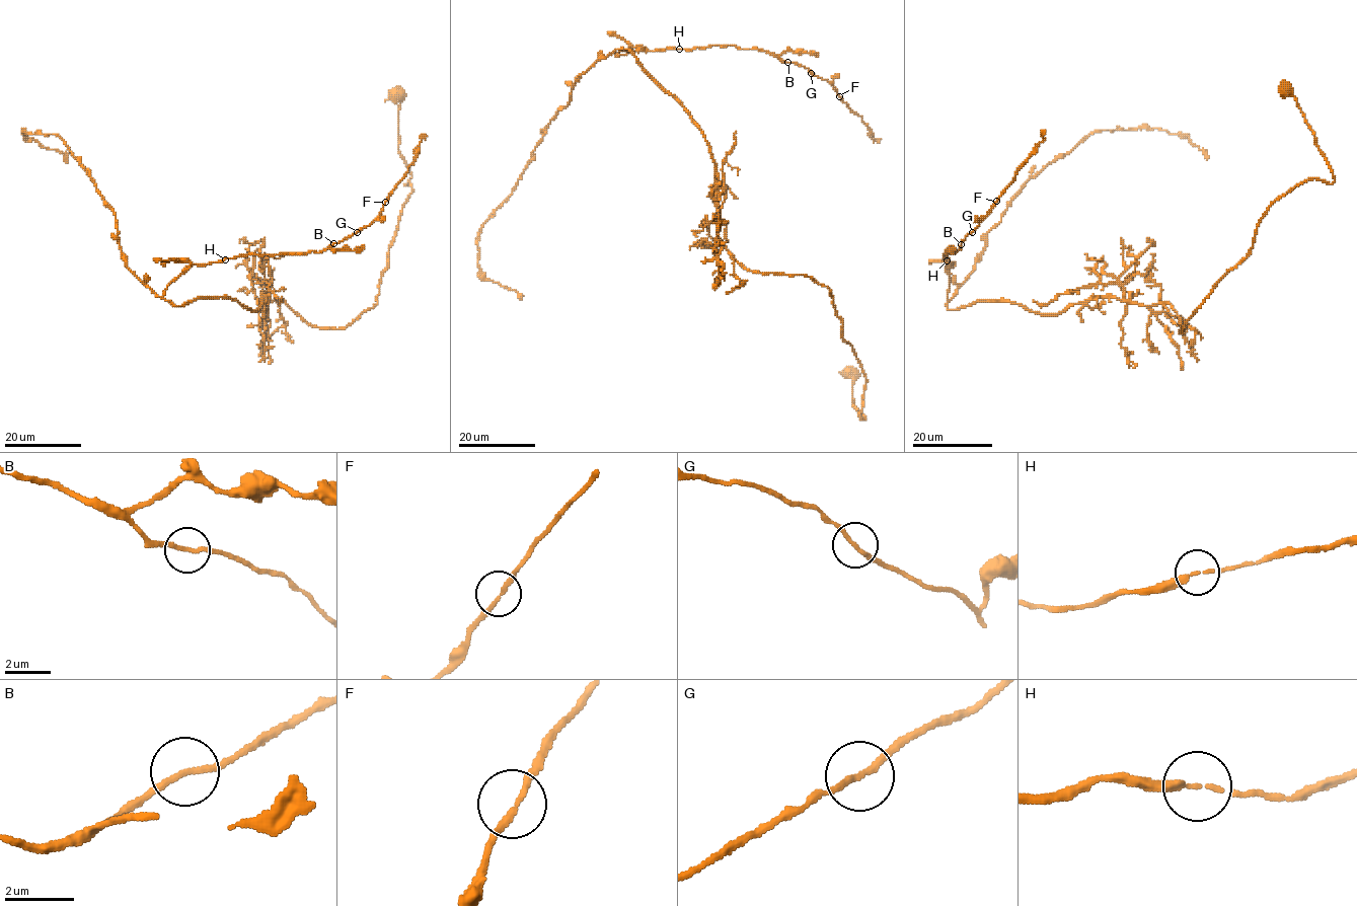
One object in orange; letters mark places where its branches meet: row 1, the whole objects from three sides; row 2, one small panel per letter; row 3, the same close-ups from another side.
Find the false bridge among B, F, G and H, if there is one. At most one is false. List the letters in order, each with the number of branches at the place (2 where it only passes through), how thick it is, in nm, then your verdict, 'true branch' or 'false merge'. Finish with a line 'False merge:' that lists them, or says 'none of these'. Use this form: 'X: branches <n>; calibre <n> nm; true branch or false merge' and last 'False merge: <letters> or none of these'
B: branches 2; calibre 170 nm; true branch
F: branches 2; calibre 170 nm; true branch
G: branches 2; calibre 170 nm; true branch
H: branches 2; calibre 180 nm; true branch
False merge: none of these

